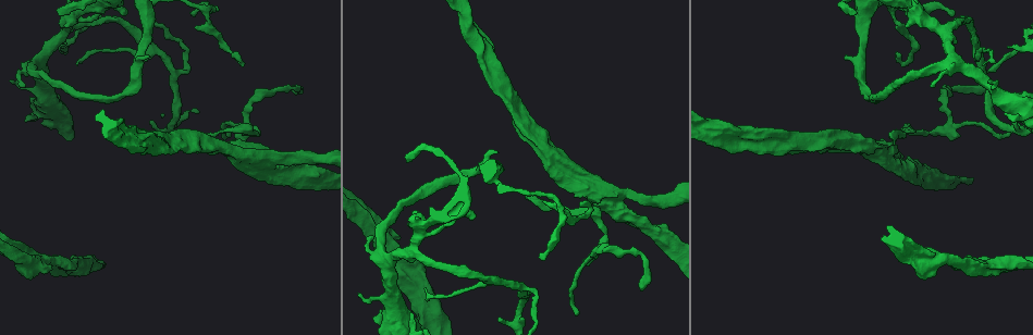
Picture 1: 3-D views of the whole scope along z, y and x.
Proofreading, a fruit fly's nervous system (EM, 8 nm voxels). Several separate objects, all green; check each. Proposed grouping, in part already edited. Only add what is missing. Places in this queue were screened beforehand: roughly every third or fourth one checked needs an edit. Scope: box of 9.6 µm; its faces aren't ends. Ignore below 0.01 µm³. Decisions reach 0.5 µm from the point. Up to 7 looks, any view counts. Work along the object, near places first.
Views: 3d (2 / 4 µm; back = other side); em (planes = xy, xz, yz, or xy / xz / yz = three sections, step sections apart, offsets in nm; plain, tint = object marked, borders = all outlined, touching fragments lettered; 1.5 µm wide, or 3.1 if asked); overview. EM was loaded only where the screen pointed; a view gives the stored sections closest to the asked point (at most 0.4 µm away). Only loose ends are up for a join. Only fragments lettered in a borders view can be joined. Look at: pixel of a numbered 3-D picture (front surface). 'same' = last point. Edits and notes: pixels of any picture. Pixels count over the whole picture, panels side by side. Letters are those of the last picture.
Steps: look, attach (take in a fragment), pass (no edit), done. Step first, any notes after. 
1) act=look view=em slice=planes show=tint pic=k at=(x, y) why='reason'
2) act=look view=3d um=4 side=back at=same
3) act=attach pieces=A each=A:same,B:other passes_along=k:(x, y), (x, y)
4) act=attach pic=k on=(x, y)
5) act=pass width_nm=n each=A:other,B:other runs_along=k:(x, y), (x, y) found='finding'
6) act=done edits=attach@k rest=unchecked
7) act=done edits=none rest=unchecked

act=look view=em slice=xy step=8 show=tint pic=1 at=(1009, 135) why='tapers out'

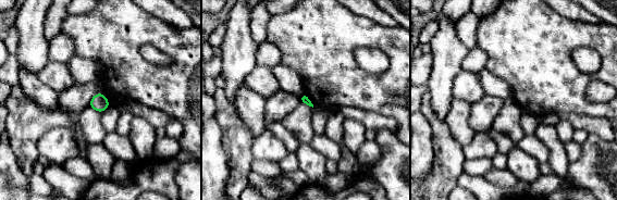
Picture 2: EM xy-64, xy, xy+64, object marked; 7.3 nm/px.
act=look view=em slice=planes show=borders at=same

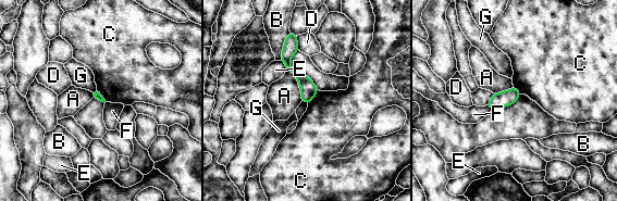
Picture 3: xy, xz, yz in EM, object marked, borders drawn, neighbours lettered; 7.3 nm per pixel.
act=pass each=A:other,B:other,C:other,D:other,E:other,F:other,G:other runs_along=3:(291, 36), (287, 65), (308, 99) found='none of them fits'

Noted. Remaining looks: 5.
act=look view=3d um=2 pic=1 at=(931, 84) why='branch stops here'

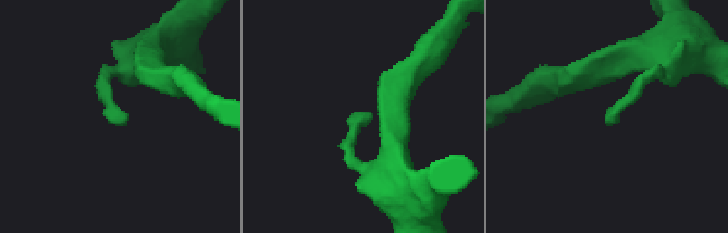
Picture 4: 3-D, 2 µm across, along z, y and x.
act=look view=em slice=planes show=tint pic=4 at=(128, 118)

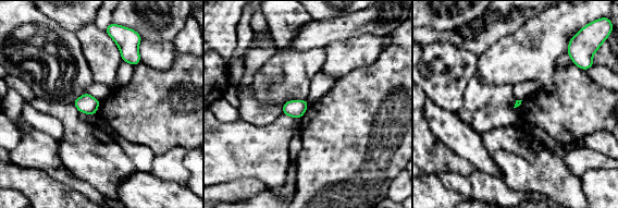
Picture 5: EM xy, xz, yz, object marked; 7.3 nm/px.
act=look view=em slice=planes show=borders at=same why='see the neighbours'

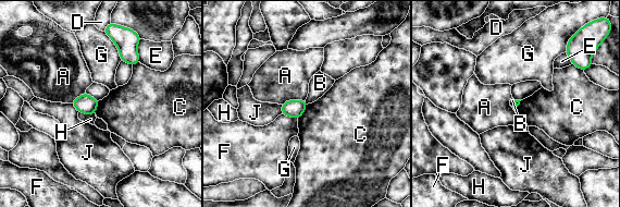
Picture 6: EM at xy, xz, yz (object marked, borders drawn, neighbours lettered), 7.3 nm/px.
act=pass longest_contact=G:260nm each=A:other,B:other,C:other,D:other,E:other,F:other,G:other,H:other,J:other border=6:(308, 104), (298, 119) found='none of them fits'

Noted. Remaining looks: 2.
act=done edits=none rest=unchecked

